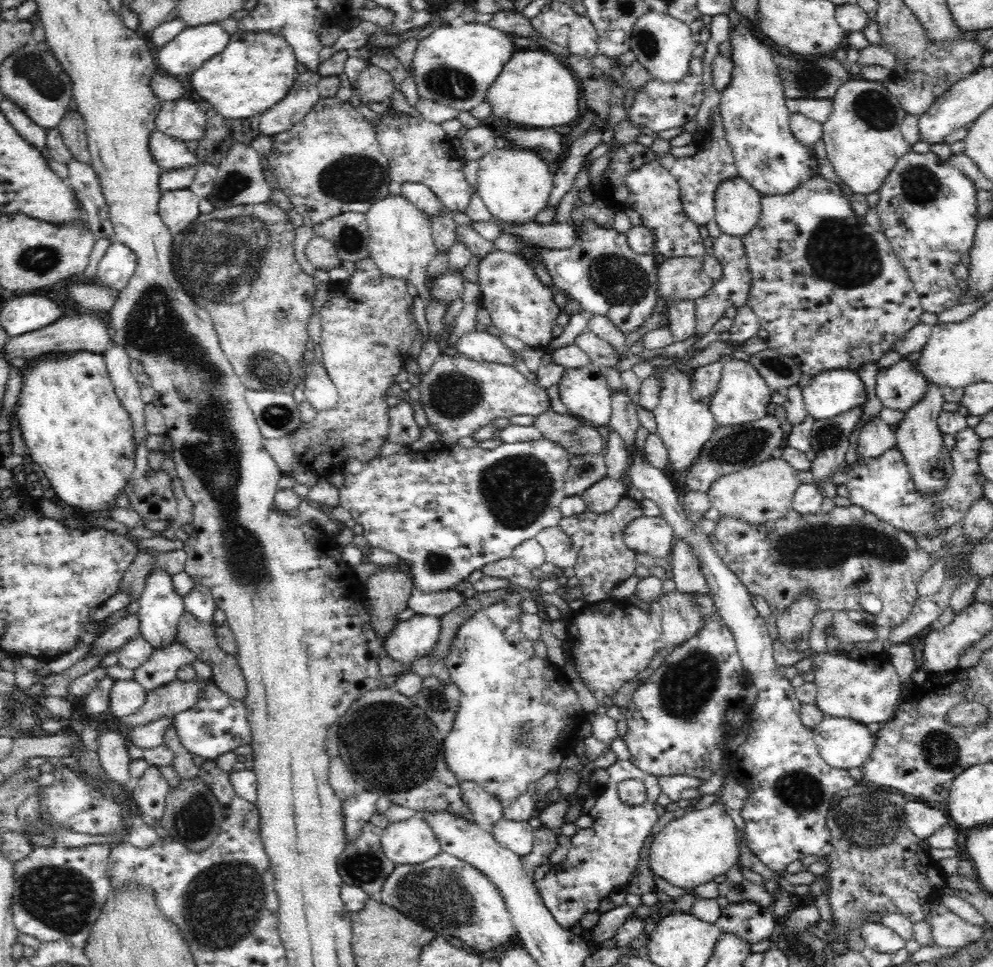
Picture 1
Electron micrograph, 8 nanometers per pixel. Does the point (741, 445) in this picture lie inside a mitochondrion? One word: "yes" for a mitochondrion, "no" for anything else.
yes

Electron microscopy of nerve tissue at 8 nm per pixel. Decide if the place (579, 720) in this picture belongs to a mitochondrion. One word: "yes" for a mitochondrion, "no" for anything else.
no

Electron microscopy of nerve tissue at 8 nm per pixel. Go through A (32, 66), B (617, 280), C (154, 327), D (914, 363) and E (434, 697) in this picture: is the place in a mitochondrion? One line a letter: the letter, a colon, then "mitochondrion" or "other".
A: mitochondrion
B: mitochondrion
C: mitochondrion
D: other
E: mitochondrion

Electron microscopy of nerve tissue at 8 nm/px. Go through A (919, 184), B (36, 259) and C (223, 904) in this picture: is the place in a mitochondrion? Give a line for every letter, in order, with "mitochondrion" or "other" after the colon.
A: mitochondrion
B: mitochondrion
C: mitochondrion

